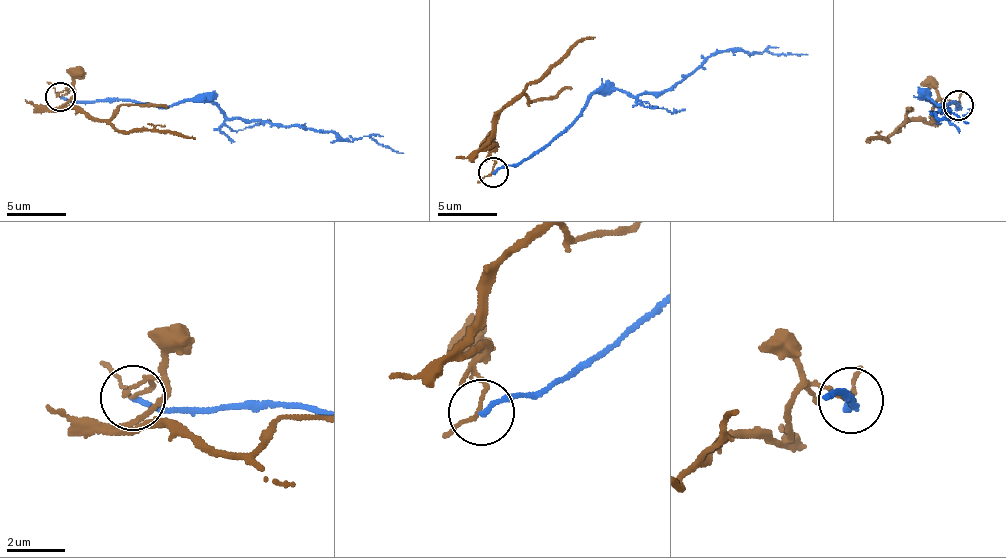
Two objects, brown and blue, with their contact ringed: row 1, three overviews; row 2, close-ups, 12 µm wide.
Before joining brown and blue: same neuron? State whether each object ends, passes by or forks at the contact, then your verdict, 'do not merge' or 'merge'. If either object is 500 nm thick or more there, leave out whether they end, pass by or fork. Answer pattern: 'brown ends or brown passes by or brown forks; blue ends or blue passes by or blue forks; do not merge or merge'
brown passes by; blue ends; do not merge

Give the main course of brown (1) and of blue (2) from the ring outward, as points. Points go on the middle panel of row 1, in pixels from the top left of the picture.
1: (492, 173), (490, 153), (496, 146), (491, 141), (494, 114), (576, 44), (596, 38)
2: (492, 173), (538, 154), (597, 91), (620, 88), (636, 94), (667, 92), (719, 51), (808, 53)

